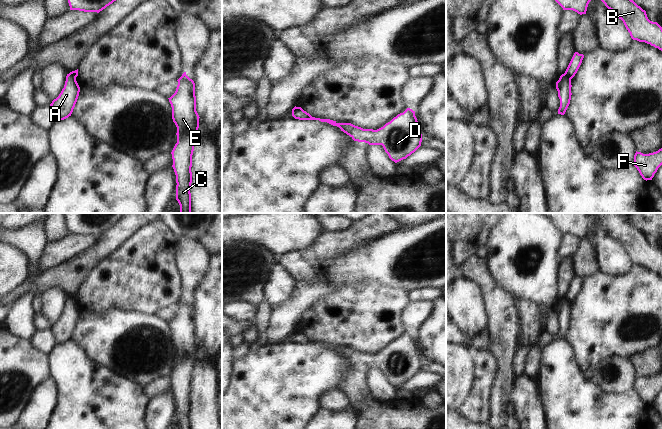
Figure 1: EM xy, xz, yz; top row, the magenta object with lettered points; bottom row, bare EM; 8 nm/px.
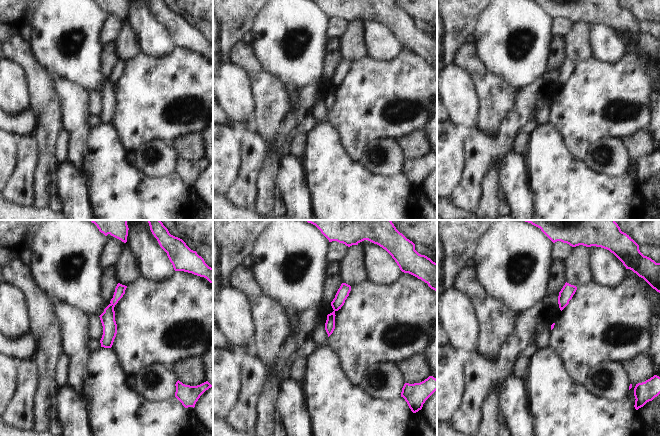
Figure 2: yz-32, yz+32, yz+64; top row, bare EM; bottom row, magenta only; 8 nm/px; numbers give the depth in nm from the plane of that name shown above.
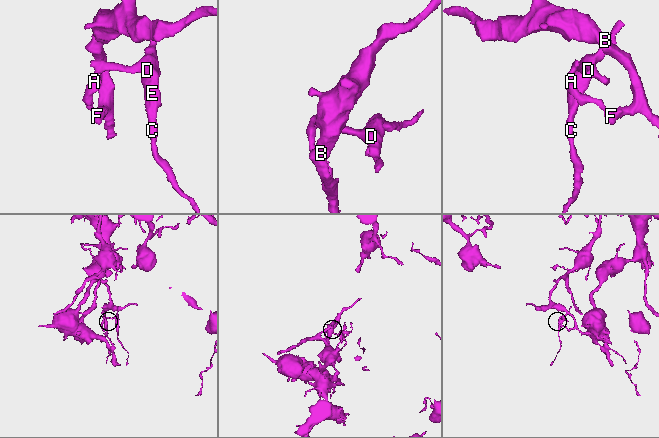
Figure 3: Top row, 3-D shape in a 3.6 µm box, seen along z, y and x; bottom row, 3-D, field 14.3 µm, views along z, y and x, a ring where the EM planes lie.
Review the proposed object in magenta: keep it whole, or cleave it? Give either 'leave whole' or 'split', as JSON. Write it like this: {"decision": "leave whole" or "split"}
{"decision": "split"}

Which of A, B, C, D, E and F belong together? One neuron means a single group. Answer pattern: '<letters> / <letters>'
A B F / C D E

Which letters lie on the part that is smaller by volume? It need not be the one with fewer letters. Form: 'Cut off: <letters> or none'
Cut off: C, D, E

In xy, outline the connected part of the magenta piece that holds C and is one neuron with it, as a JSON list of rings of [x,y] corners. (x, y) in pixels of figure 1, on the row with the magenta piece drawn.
[[[186,72],[177,80],[175,93],[168,98],[172,119],[177,127],[177,143],[171,154],[176,175],[176,200],[180,213],[191,213],[192,155],[198,138],[199,115],[196,111],[195,83]]]

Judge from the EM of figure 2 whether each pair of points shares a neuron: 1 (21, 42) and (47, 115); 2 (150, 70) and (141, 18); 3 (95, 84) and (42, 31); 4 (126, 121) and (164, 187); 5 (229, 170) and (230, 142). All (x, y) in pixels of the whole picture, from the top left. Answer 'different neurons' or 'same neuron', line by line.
1: same neuron
2: different neurons
3: same neuron
4: different neurons
5: same neuron

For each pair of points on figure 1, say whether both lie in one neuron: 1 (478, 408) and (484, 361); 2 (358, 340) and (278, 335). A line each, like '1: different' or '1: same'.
1: same
2: different

